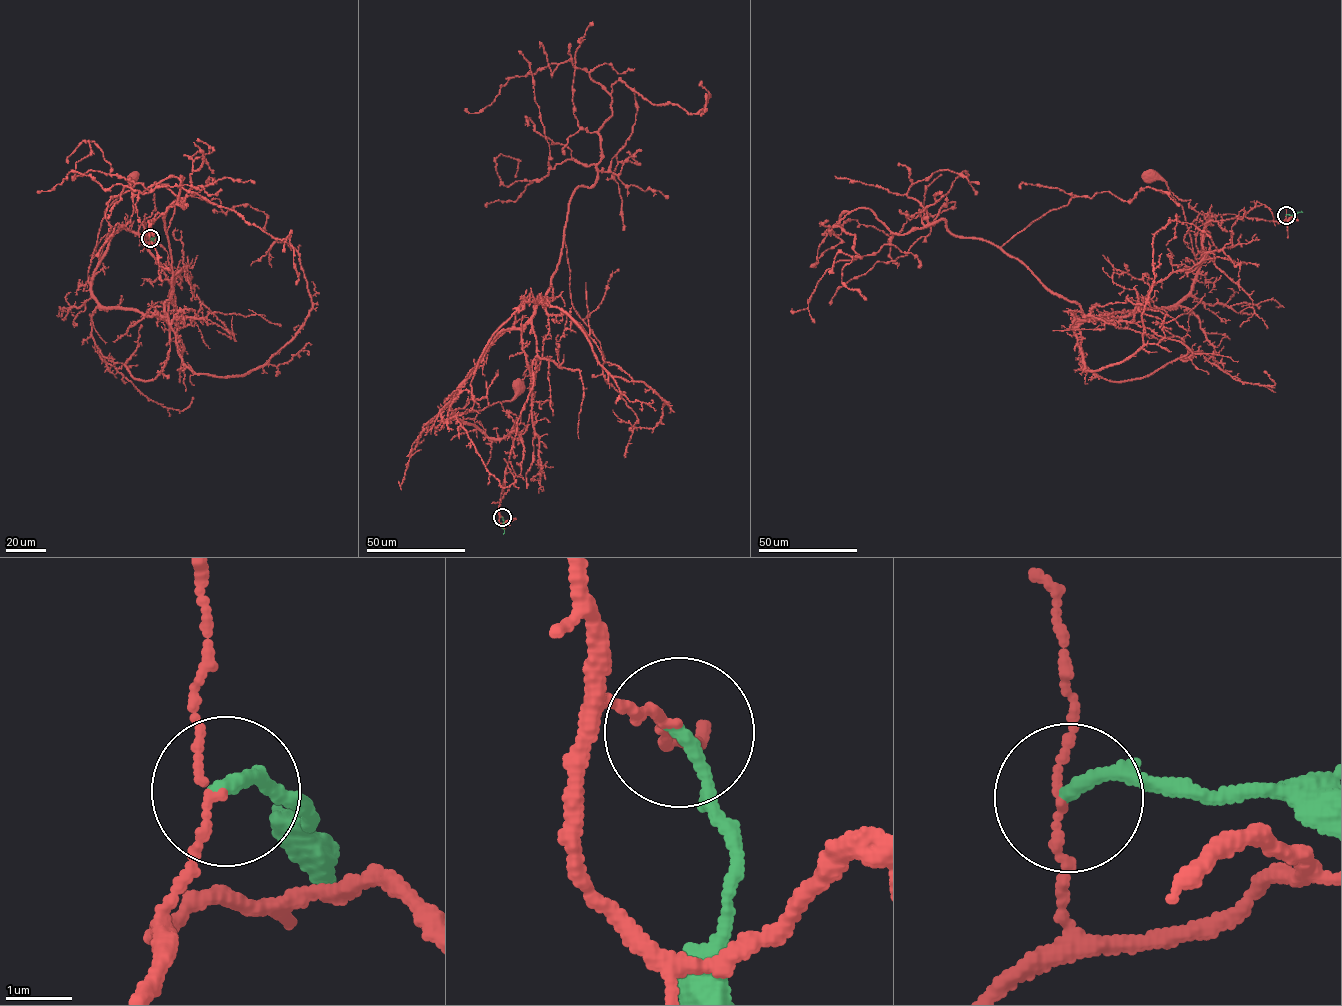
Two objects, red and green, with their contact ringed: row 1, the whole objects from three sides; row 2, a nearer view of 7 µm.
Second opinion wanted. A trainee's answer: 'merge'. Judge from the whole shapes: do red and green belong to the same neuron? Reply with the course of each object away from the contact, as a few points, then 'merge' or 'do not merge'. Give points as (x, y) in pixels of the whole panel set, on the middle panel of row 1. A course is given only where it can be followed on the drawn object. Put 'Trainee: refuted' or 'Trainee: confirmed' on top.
Trainee: refuted
red runs (502, 517), (501, 492), (512, 438), (492, 439), (448, 412), (479, 411), (509, 401), (518, 386); green runs (502, 517), (503, 534); do not merge

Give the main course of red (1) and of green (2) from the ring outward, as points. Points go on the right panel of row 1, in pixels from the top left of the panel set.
1: (1286, 215), (1282, 222), (1237, 216), (1205, 224), (1209, 219), (1195, 281), (1183, 209), (1166, 183), (1150, 176)
2: (1286, 215), (1302, 212)

